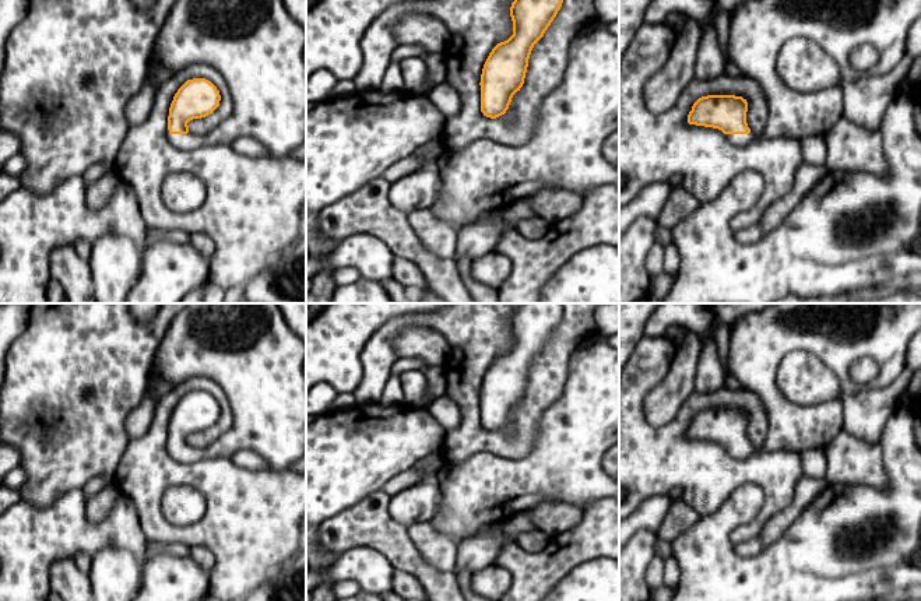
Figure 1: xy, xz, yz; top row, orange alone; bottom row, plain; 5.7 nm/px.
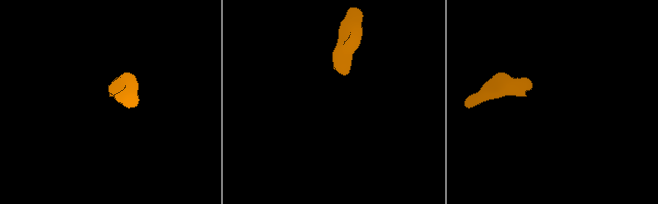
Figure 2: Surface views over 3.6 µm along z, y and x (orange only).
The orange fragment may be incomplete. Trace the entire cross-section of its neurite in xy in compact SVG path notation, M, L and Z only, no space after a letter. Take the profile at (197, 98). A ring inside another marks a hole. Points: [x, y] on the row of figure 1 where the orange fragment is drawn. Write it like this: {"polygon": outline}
{"polygon": "M177 0L161 28L151 57L159 68L179 71L190 64L208 64L219 71L233 99L232 113L204 136L193 134L187 123L211 115L221 101L217 87L205 78L187 80L175 94L168 116L168 140L179 150L232 144L242 136L261 143L268 155L292 157L306 143L306 31L287 11L282 0Z"}

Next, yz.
{"polygon": "M735 95L699 98L688 115L688 123L721 130L734 145L748 145L756 137L746 123L748 102Z"}

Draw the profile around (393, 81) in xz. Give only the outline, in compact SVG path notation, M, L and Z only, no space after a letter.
M400 61L389 63L379 89L383 92L404 91L404 78L403 78L403 71L400 68Z

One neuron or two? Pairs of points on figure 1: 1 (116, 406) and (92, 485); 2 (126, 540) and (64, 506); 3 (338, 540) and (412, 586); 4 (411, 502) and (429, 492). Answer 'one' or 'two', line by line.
1: two
2: one
3: two
4: one

